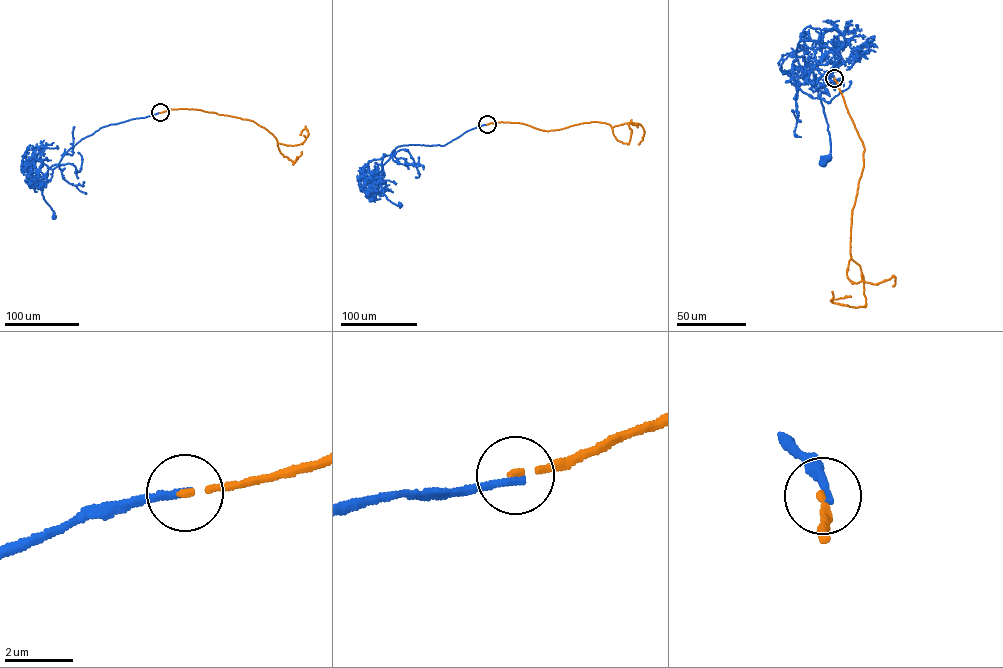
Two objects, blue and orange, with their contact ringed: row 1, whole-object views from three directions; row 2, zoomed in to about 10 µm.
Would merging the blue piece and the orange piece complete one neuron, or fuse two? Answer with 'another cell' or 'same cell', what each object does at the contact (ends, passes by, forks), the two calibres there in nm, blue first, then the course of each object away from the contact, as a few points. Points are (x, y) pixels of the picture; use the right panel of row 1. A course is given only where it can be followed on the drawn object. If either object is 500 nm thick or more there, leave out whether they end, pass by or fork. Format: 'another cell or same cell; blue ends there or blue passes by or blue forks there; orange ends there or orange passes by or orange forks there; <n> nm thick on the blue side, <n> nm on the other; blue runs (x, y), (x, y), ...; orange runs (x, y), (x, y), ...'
another cell; blue ends there; orange ends there; 240 nm thick on the blue side, 170 nm on the other; blue runs (834, 78), (833, 48), (798, 42), (828, 124), (823, 163); orange runs (834, 78), (864, 149), (852, 210), (850, 251), (862, 275), (866, 304), (855, 307), (831, 300), (851, 296)

